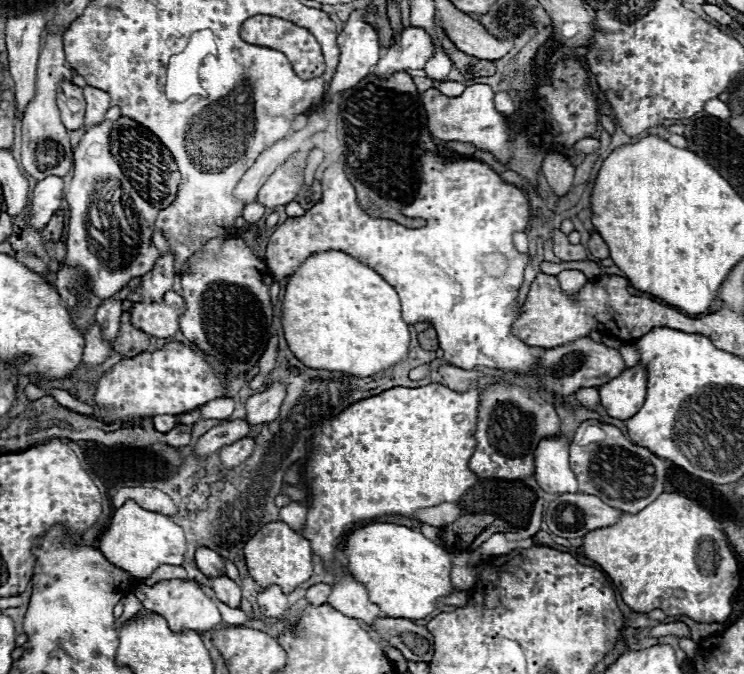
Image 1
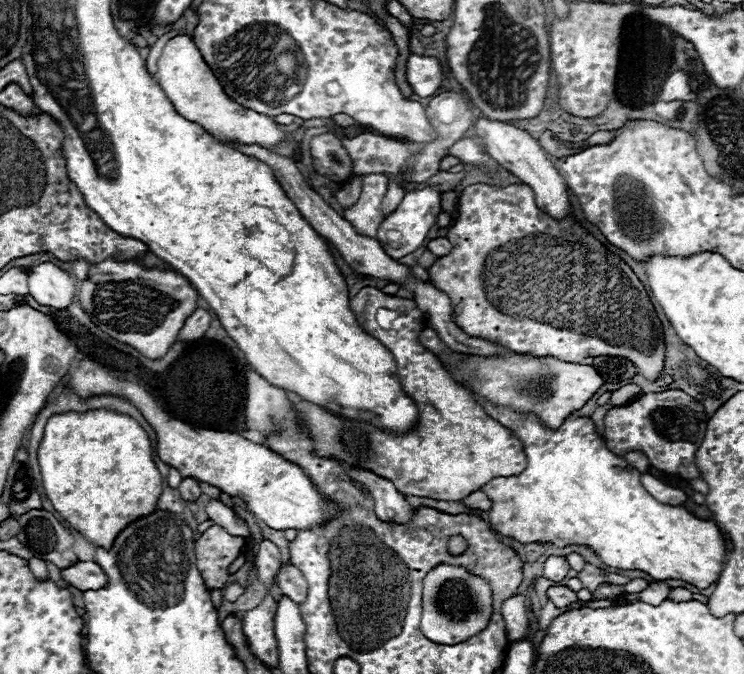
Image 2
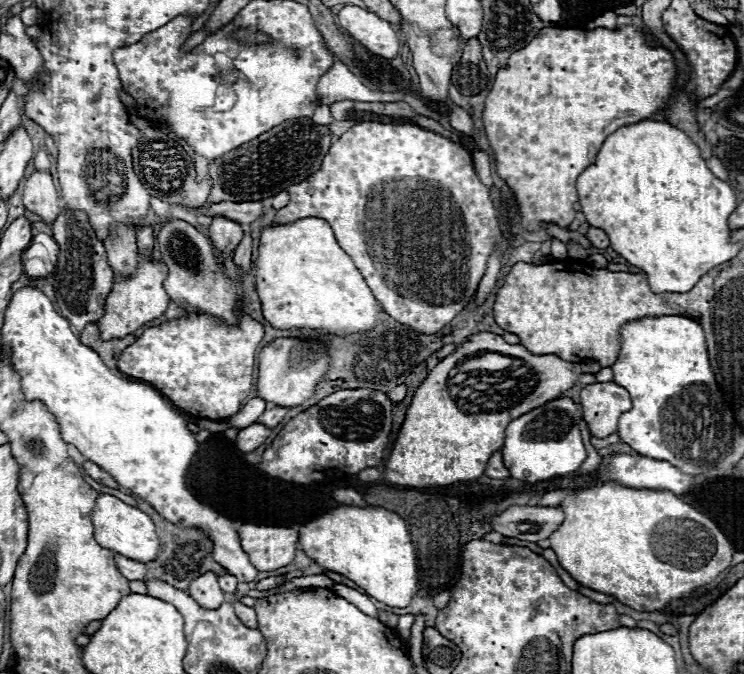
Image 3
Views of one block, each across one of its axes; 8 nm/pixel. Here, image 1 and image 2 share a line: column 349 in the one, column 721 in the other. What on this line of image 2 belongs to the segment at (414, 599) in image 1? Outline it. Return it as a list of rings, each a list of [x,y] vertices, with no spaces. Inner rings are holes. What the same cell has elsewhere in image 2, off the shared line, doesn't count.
[[[486,400],[486,404],[482,402],[482,408],[488,416],[492,416],[494,420],[498,420],[502,426],[510,428],[518,440],[522,442],[524,446],[524,452],[526,452],[526,460],[528,460],[528,466],[524,468],[522,474],[518,476],[510,476],[510,478],[492,478],[488,484],[484,484],[480,490],[492,500],[492,508],[488,510],[488,522],[490,522],[490,528],[494,532],[498,532],[500,536],[504,538],[514,538],[516,542],[520,544],[530,544],[530,542],[548,542],[548,544],[554,544],[556,548],[566,548],[566,546],[588,546],[596,552],[596,556],[610,568],[620,568],[620,570],[644,570],[646,574],[650,574],[654,580],[668,580],[668,578],[682,578],[684,582],[690,582],[698,588],[708,588],[714,580],[718,580],[722,568],[724,568],[724,556],[726,556],[726,548],[724,548],[724,536],[720,534],[718,526],[714,522],[706,522],[706,520],[700,520],[696,516],[692,516],[690,512],[686,512],[682,506],[670,506],[670,504],[662,504],[658,502],[654,496],[650,496],[646,492],[646,488],[640,484],[640,472],[630,468],[628,470],[628,462],[624,458],[618,458],[616,454],[608,452],[606,444],[604,444],[604,438],[596,432],[596,426],[590,418],[580,418],[572,412],[572,416],[568,416],[564,420],[564,424],[558,428],[558,430],[550,430],[546,428],[538,416],[532,416],[532,414],[518,414],[510,408],[510,406],[496,406],[492,402]]]

